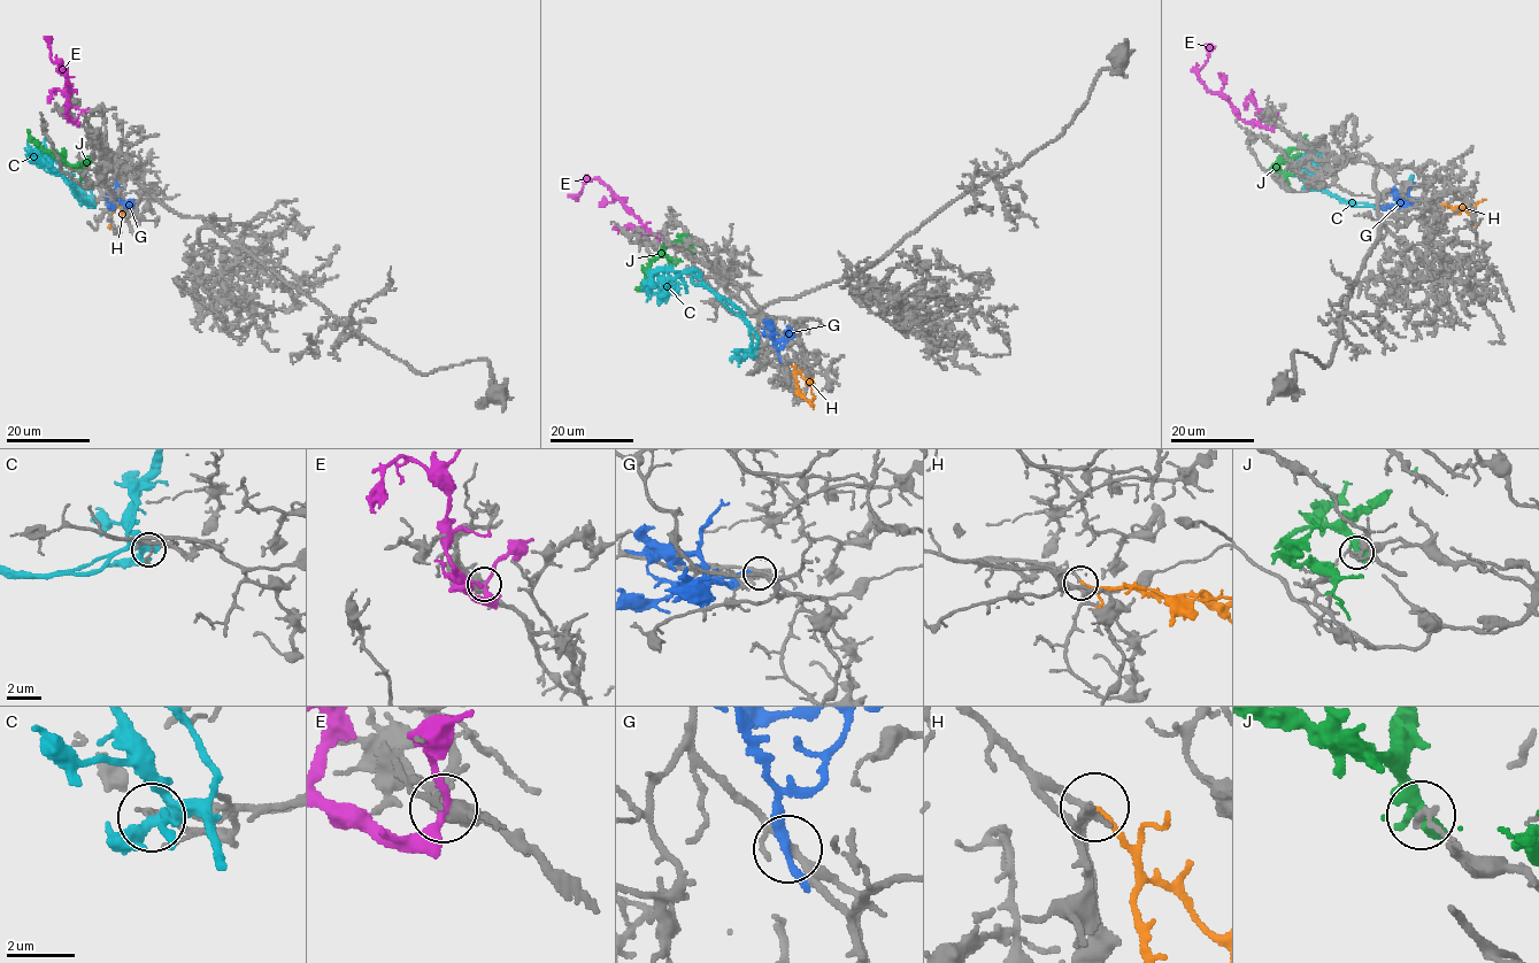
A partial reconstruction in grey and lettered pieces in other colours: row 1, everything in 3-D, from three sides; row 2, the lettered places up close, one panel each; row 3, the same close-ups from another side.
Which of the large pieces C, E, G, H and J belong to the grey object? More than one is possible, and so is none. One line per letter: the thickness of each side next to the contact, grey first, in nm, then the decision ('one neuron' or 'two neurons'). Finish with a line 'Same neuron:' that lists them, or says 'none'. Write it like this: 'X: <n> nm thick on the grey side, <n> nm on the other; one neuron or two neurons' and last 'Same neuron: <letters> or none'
C: 120 nm thick on the grey side, 360 nm on the other; two neurons
E: 550 nm thick on the grey side, 240 nm on the other; two neurons
G: 190 nm thick on the grey side, 240 nm on the other; two neurons
H: 140 nm thick on the grey side, 180 nm on the other; one neuron
J: 240 nm thick on the grey side, 360 nm on the other; two neurons
Same neuron: H

